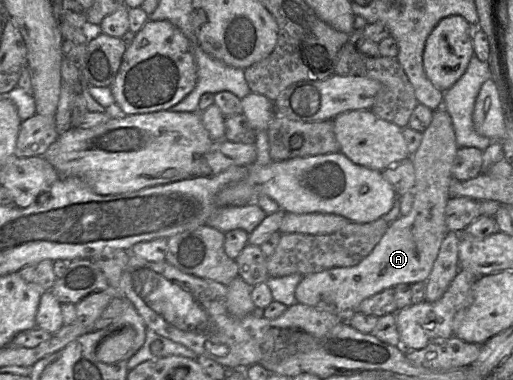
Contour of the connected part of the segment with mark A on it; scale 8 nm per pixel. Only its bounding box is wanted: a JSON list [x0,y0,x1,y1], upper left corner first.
[295,108,458,316]

